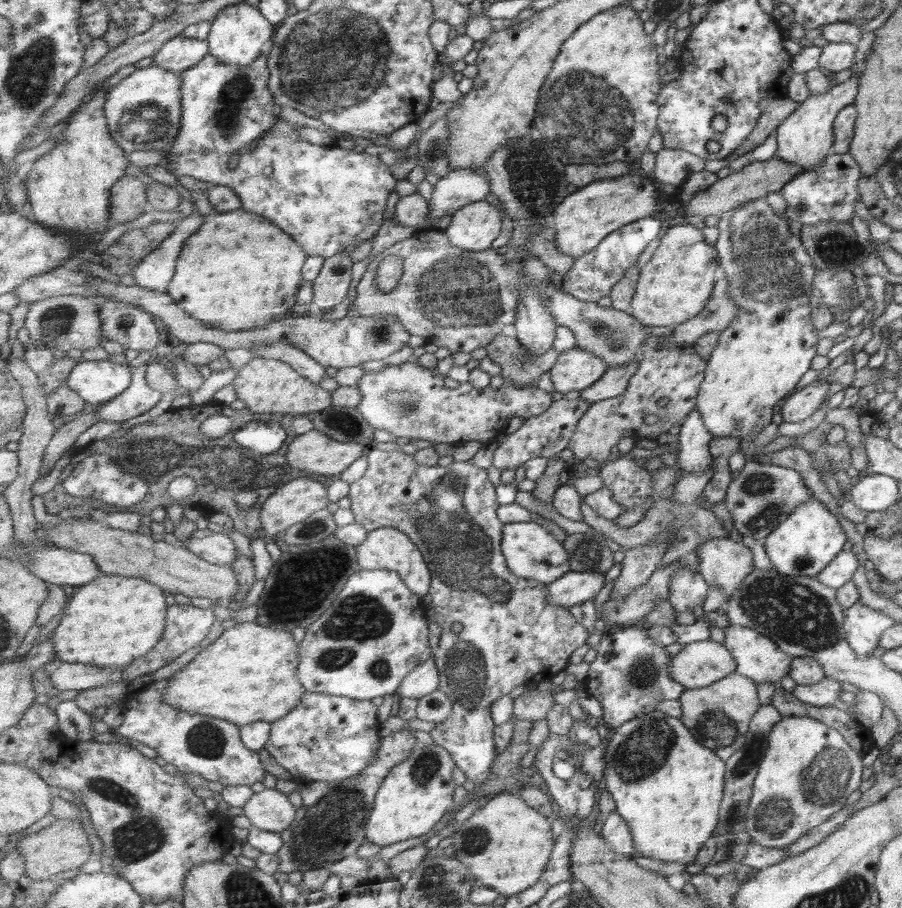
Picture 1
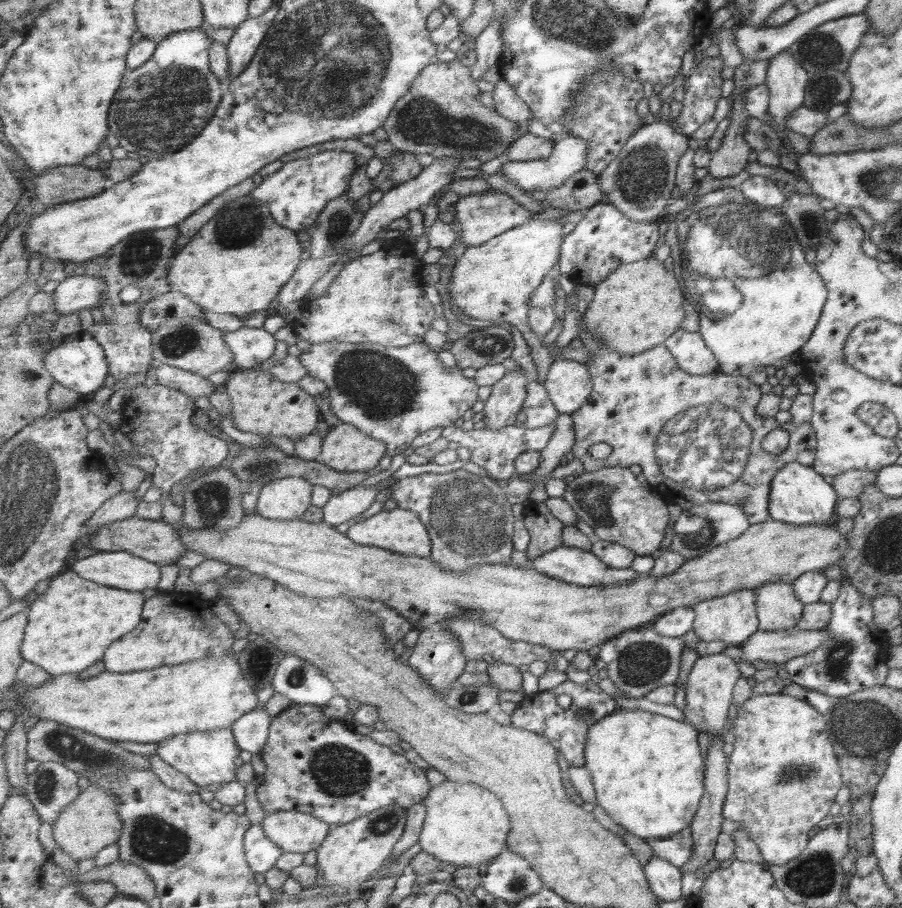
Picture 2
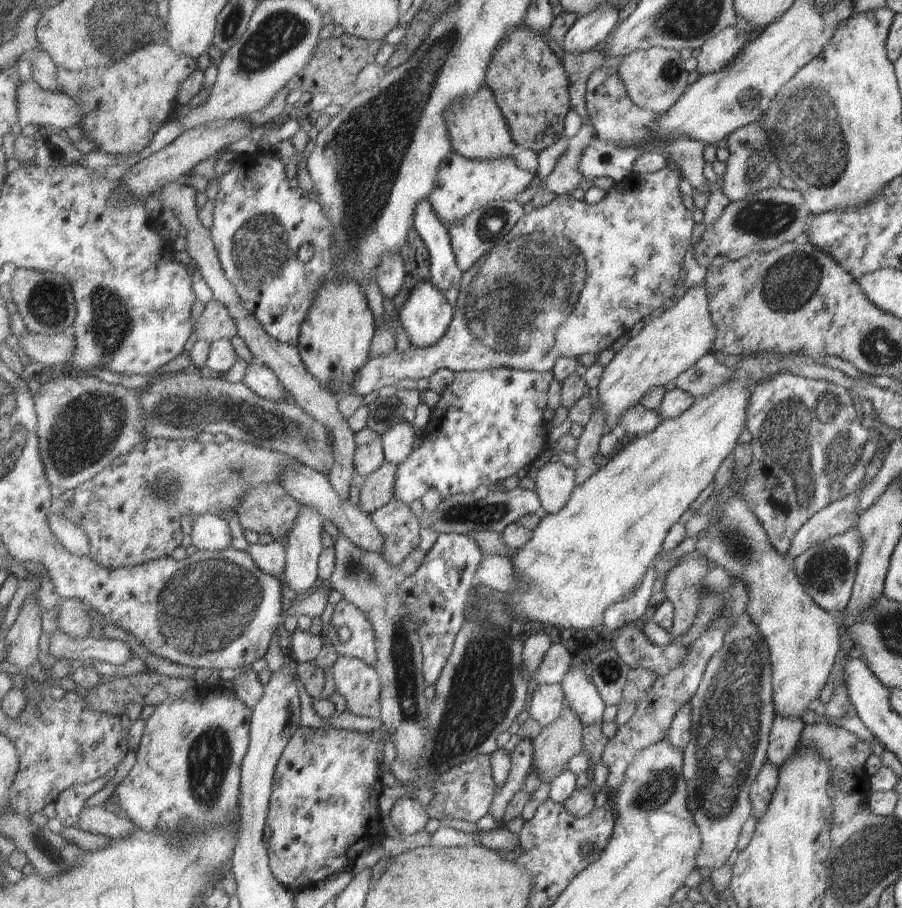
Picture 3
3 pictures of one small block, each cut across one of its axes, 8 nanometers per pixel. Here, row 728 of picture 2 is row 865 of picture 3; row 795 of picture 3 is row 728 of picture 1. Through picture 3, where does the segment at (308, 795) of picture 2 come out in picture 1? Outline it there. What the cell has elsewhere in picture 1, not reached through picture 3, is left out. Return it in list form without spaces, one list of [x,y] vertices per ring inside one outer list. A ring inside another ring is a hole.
[[[307,692],[299,707],[293,708],[287,716],[271,723],[270,739],[265,749],[292,777],[322,783],[339,783],[343,779],[355,778],[370,767],[381,747],[381,736],[379,736],[381,726],[379,726],[377,710],[379,706],[375,706],[371,700]]]

